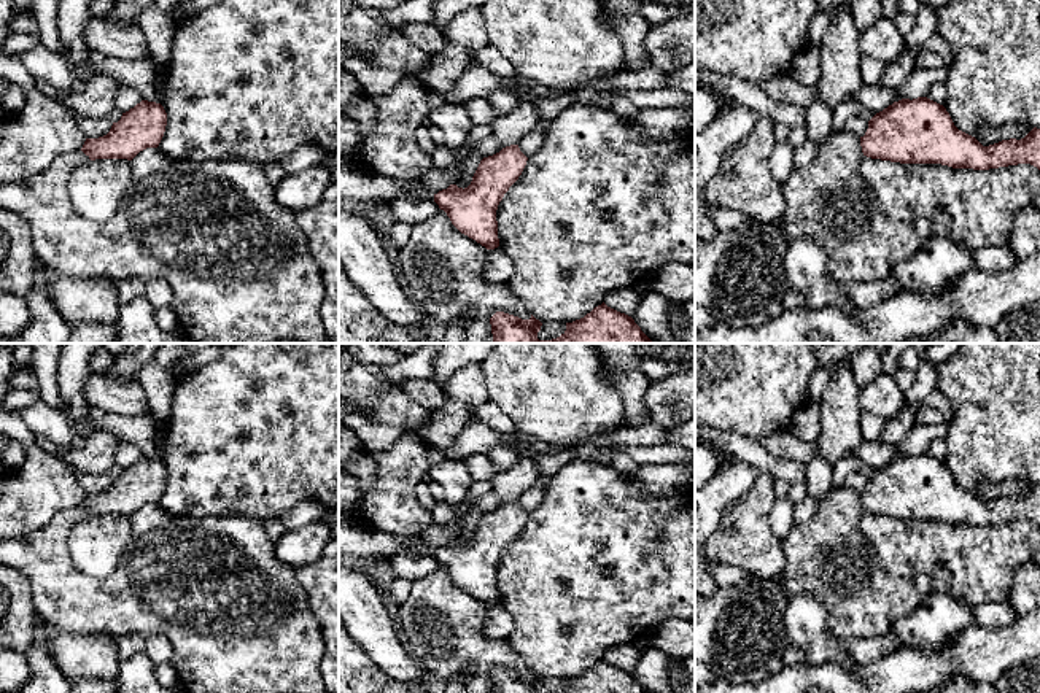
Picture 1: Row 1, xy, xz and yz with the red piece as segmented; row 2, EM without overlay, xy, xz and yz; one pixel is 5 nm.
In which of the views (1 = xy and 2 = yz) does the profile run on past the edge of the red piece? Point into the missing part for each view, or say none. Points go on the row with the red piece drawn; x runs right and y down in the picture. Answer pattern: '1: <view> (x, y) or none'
1: none
2: none

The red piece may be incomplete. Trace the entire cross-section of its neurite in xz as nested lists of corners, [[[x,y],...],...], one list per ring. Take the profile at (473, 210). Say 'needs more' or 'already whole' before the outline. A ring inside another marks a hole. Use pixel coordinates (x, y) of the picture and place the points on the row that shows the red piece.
already whole; [[[518,145],[483,157],[468,188],[450,184],[434,194],[434,202],[452,224],[487,250],[499,246],[496,210],[509,188],[522,175],[528,157]]]

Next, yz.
already whole; [[[927,97],[894,102],[868,121],[862,153],[900,164],[941,164],[953,168],[989,170],[1030,164],[1040,170],[1040,129],[1024,138],[983,146],[959,130],[946,108]]]

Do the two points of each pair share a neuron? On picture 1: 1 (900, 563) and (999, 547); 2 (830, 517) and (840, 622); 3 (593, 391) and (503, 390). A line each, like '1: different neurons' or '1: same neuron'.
1: same neuron
2: same neuron
3: same neuron

